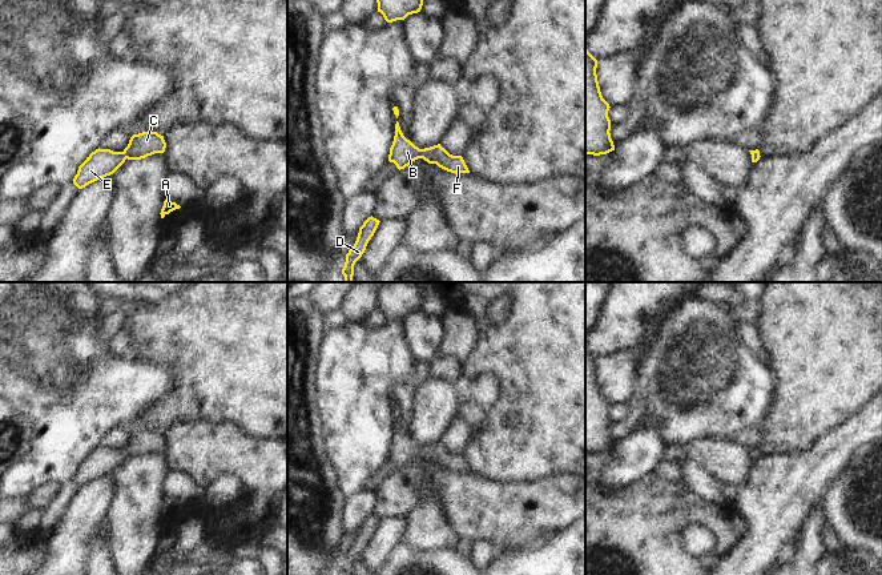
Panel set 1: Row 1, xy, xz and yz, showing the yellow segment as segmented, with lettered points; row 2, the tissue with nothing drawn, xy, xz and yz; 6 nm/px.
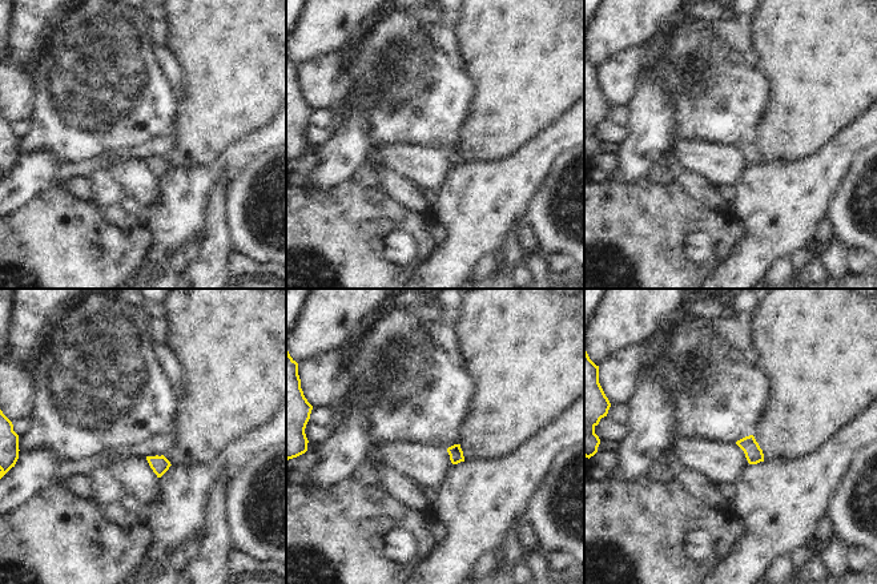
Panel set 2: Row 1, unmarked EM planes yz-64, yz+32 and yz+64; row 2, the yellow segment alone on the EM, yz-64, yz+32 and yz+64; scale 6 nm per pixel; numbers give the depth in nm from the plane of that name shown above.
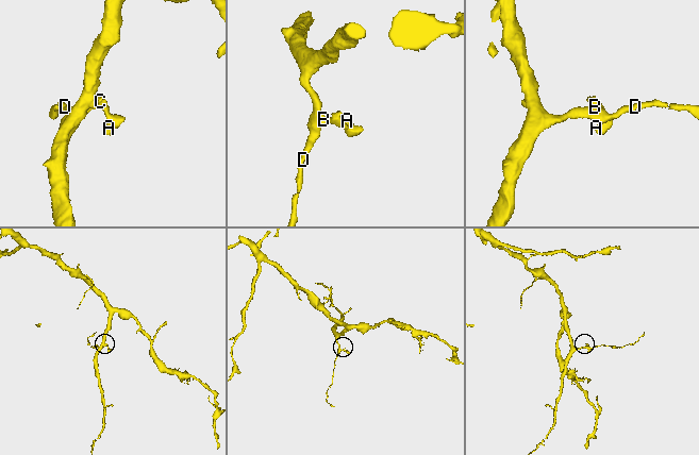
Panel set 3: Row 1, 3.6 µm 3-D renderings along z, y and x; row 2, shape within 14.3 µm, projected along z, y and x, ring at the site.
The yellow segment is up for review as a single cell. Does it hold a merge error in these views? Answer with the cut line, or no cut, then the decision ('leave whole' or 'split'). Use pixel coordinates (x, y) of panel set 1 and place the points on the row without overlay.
no cut; leave whole

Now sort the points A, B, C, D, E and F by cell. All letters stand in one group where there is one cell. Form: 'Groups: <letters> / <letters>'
Groups: A B C D E F.

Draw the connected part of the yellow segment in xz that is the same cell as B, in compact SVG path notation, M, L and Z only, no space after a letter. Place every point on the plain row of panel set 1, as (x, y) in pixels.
M396 419L388 459L394 461L400 469L418 457L423 457L428 462L436 462L439 466L455 473L470 471L463 455L450 453L440 442L424 447L415 445L403 434L399 421Z

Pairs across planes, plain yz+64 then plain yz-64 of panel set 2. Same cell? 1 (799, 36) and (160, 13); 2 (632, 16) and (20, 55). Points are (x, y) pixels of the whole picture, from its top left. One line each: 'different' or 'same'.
1: different
2: same

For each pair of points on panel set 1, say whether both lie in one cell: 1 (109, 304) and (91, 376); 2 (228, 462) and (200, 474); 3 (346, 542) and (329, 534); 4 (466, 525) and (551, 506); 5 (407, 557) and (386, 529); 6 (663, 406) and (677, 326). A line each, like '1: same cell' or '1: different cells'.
1: same cell
2: same cell
3: different cells
4: same cell
5: different cells
6: same cell

